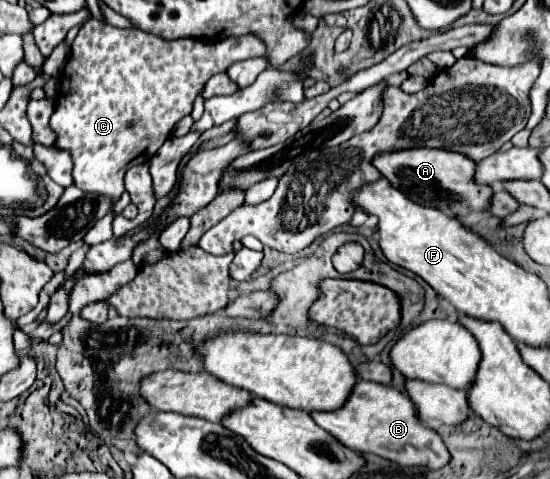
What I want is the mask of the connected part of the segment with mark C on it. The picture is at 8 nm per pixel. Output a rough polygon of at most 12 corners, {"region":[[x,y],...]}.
{"region":[[87,21],[51,129],[73,185],[111,199],[255,33],[165,41]]}

